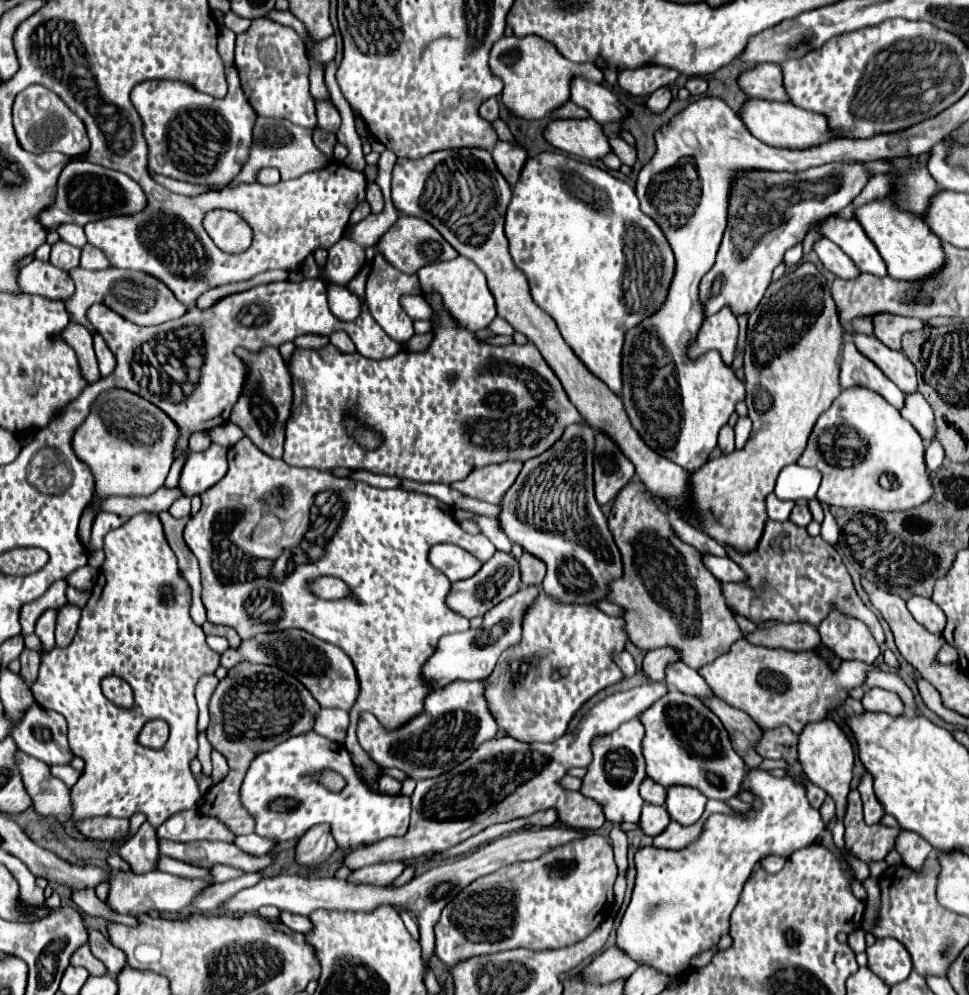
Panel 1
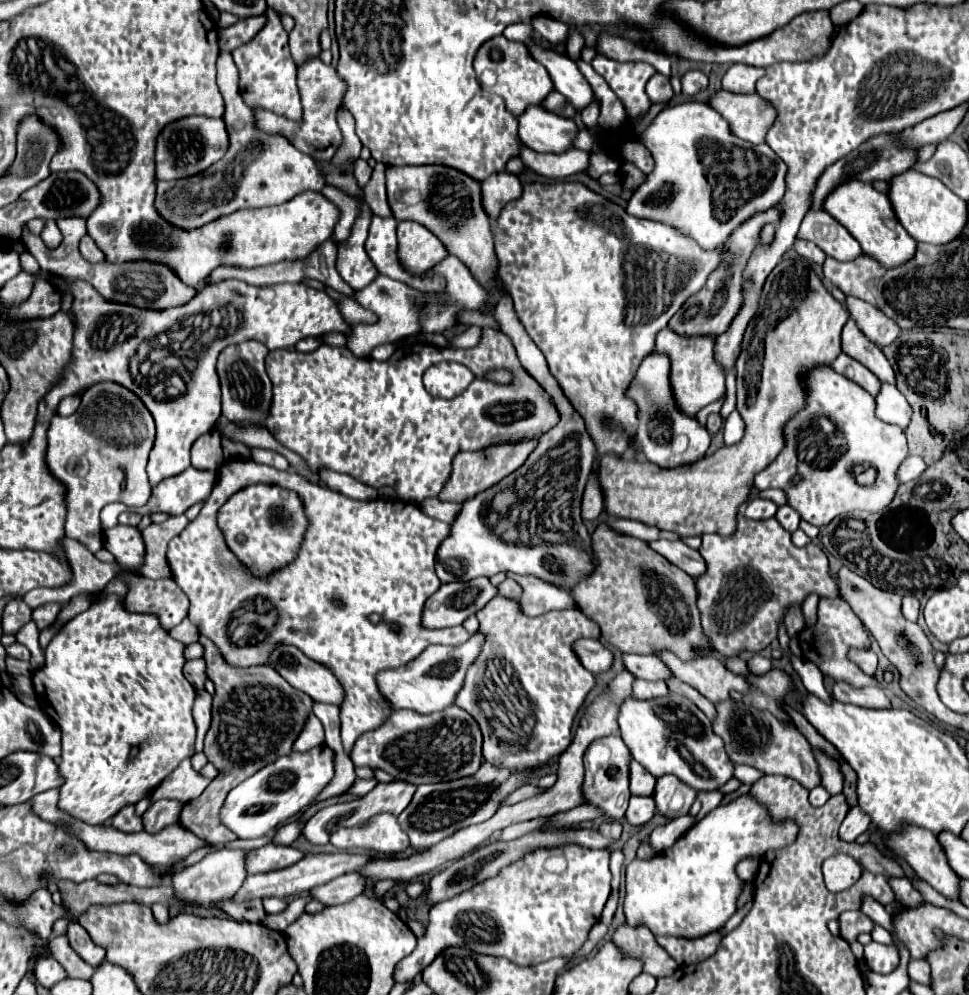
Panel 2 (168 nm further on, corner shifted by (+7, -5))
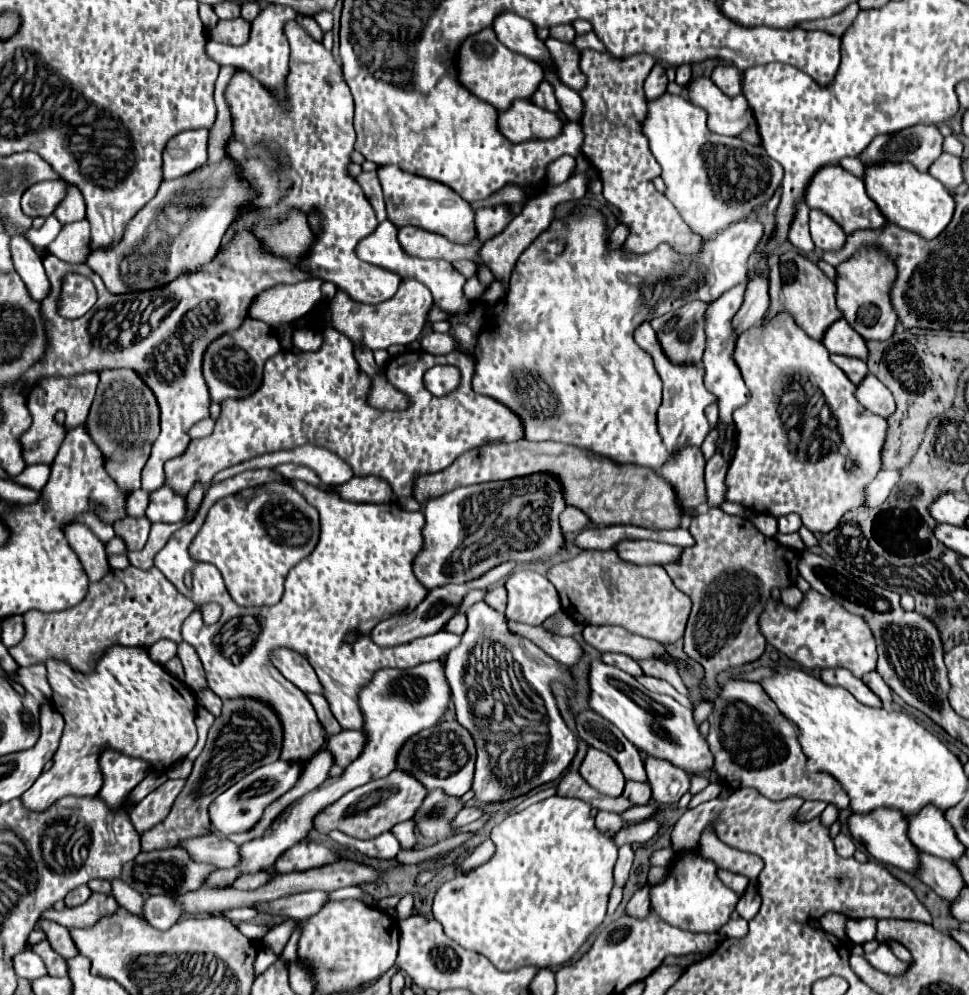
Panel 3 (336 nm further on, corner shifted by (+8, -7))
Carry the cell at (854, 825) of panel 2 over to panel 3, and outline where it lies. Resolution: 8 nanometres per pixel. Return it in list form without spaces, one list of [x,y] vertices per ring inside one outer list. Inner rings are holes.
[[[837,834],[837,838],[835,838],[835,850],[837,850],[837,854],[839,854],[841,858],[851,858],[853,852],[855,852],[855,844],[853,844],[851,836],[847,836],[847,834]]]

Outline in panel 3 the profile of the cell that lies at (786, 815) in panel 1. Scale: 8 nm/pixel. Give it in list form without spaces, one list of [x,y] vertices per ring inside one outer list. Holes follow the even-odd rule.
[[[693,850],[677,854],[677,864],[671,864],[667,880],[651,888],[651,910],[657,912],[671,926],[677,926],[681,930],[705,934],[717,932],[723,924],[727,924],[731,912],[735,910],[735,904],[739,902],[739,896],[733,890],[729,890],[717,878],[715,872],[717,866],[697,856],[697,852]]]

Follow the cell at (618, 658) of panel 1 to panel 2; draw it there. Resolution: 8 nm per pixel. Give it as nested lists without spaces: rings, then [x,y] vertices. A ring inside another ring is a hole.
[[[578,640],[574,644],[574,650],[584,668],[592,674],[602,674],[612,668],[614,654],[600,640]]]

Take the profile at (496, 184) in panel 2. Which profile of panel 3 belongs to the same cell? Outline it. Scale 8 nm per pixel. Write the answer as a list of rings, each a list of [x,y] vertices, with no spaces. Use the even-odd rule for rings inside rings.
[[[495,206],[495,208],[481,208],[475,212],[475,240],[485,244],[493,236],[501,234],[503,228],[511,222],[511,214],[507,206]]]

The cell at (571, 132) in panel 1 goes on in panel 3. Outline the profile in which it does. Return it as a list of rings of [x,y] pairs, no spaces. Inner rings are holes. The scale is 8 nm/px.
[[[517,100],[511,112],[499,112],[499,132],[511,142],[547,140],[561,134],[563,122],[557,114],[537,108],[531,100]]]

